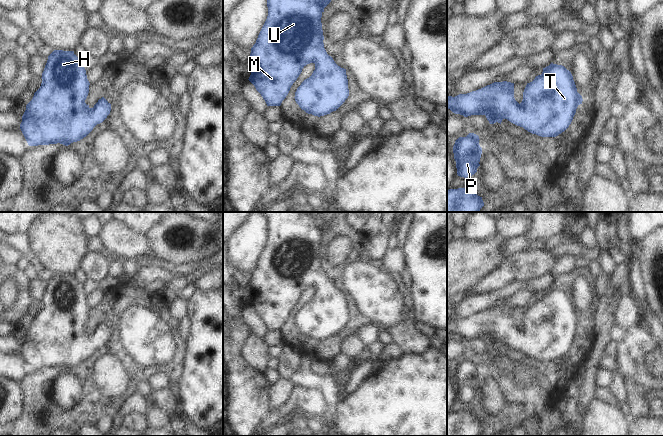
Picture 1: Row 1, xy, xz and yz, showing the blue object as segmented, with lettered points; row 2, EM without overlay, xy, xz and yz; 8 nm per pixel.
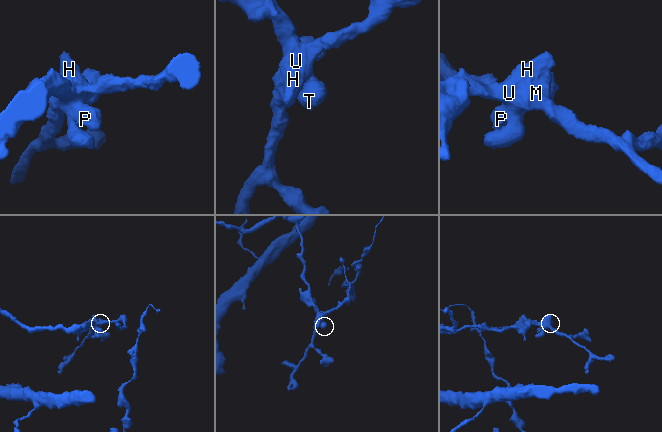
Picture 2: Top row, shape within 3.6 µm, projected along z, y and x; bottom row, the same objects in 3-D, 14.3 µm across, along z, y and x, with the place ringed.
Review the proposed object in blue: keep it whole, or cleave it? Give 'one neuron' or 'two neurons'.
one neuron

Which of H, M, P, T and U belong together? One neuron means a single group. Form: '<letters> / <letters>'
H M P T U

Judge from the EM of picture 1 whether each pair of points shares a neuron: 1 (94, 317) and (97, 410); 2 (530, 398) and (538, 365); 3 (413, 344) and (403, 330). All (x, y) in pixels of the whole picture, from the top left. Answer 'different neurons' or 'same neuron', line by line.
1: same neuron
2: same neuron
3: same neuron

